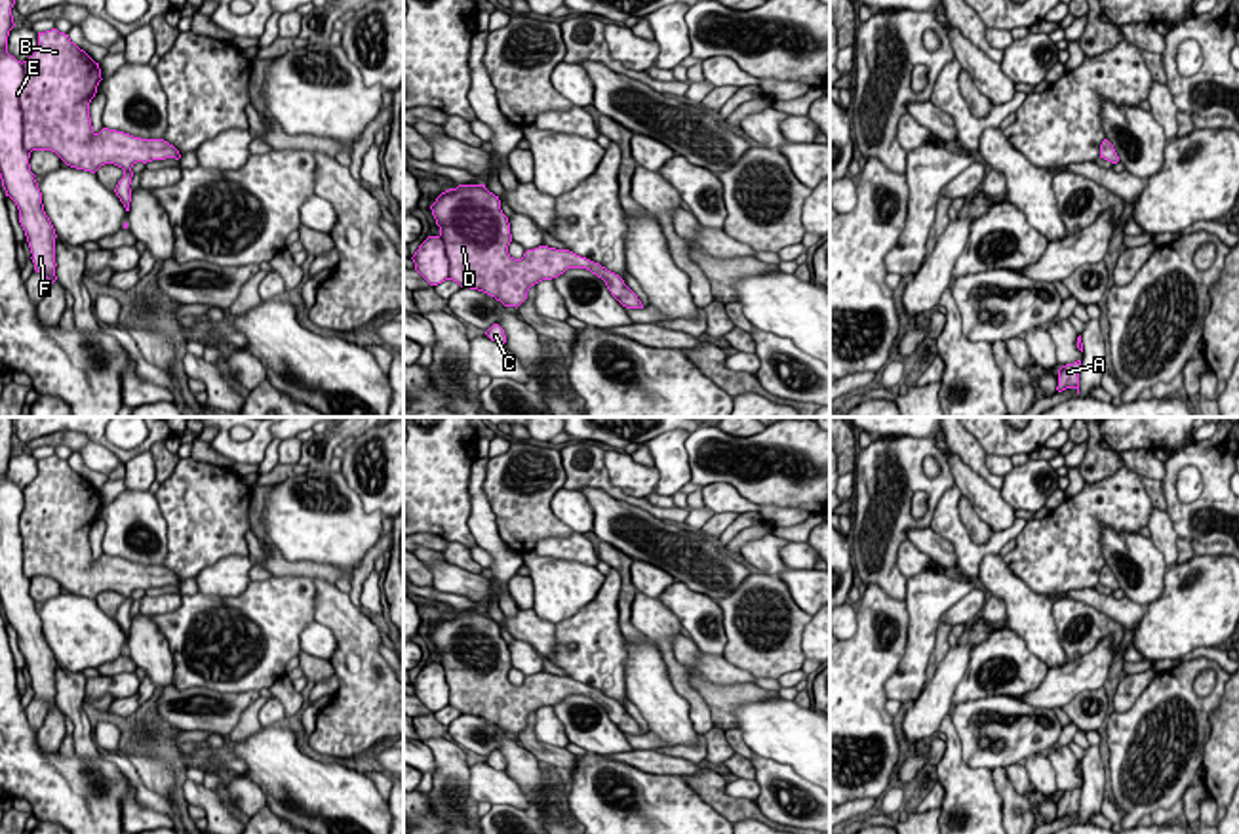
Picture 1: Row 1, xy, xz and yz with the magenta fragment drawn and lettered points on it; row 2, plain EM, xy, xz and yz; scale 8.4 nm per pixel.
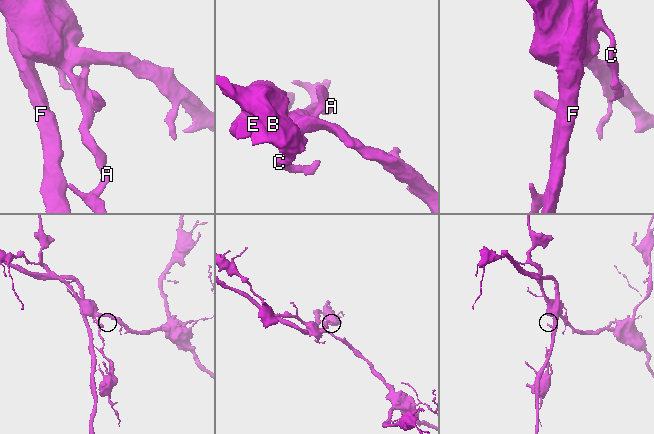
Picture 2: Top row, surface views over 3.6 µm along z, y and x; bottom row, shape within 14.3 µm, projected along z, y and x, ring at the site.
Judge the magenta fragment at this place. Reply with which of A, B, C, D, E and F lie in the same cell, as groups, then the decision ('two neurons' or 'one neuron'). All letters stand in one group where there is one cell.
groups A B C D E F; one neuron

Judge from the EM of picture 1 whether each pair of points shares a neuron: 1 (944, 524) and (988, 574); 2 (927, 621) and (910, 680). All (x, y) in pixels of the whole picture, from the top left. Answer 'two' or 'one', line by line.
1: two
2: one

